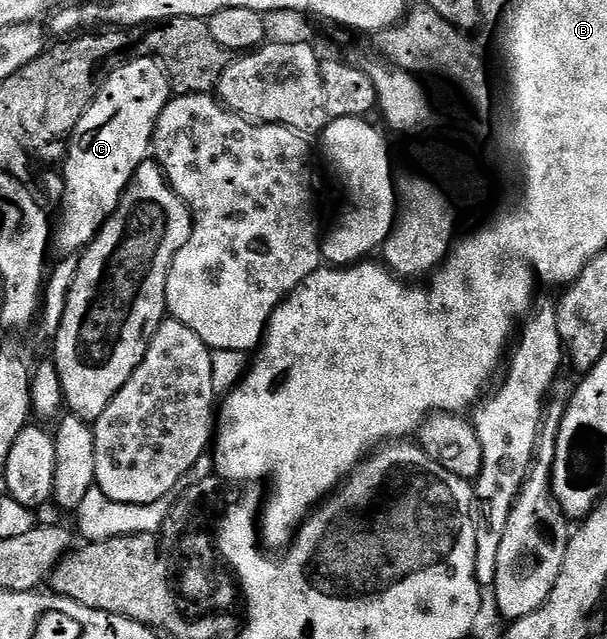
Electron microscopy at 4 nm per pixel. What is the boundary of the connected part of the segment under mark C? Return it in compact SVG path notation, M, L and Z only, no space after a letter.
M153 56L129 59L113 67L102 79L98 94L86 107L80 124L76 124L76 128L69 136L68 145L65 147L66 163L60 167L62 215L56 218L56 225L52 230L52 246L55 251L59 250L59 255L74 256L84 250L114 213L136 168L141 162L147 161L151 153L158 117L170 103L171 97L169 77L162 63Z

